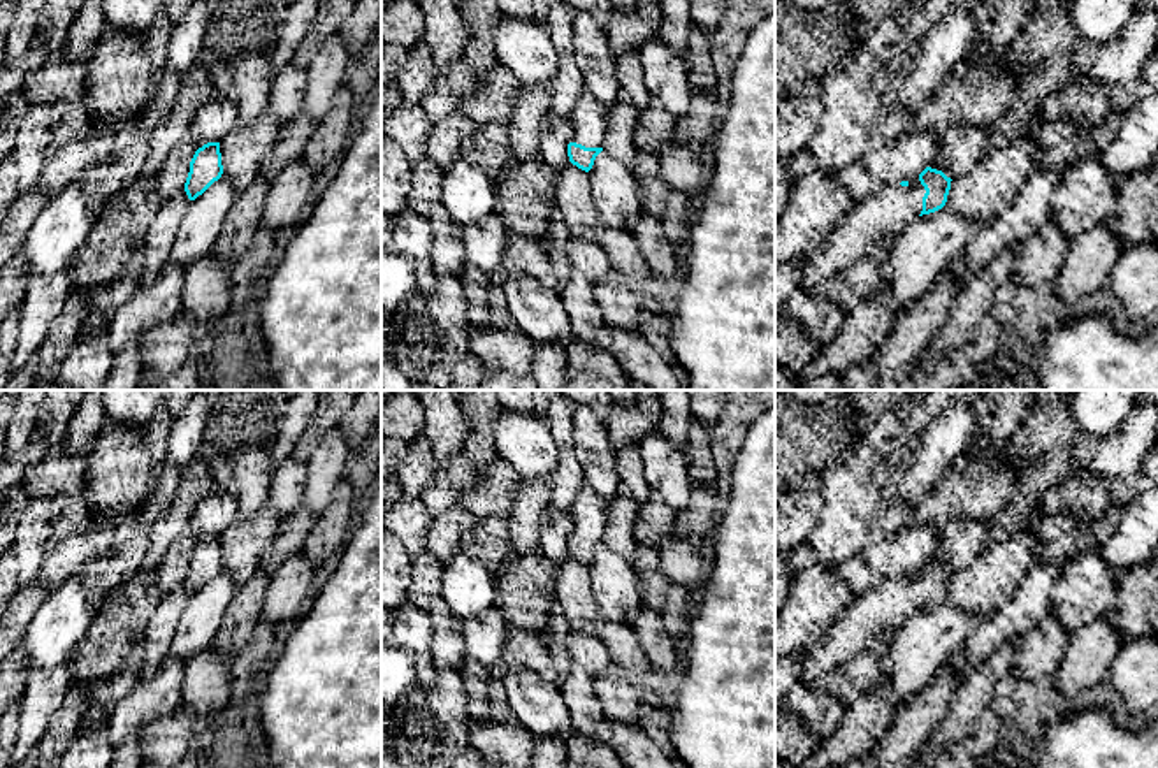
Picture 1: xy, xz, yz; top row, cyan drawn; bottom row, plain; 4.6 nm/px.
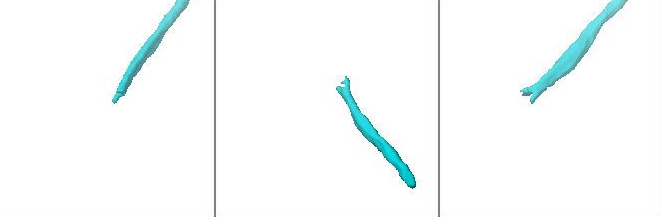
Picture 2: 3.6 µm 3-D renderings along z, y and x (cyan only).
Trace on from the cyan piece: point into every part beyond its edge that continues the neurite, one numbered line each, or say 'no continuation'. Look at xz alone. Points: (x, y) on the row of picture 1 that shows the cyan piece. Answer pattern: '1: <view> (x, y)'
1: xz (587, 118)

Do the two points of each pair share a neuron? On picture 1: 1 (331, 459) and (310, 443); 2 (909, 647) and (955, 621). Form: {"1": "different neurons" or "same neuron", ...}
{"1": "different neurons", "2": "same neuron"}

